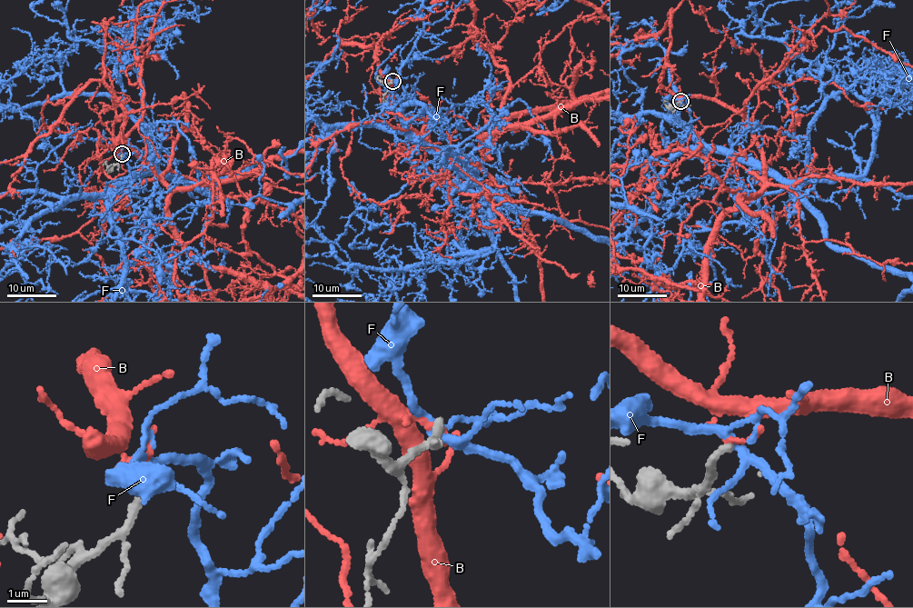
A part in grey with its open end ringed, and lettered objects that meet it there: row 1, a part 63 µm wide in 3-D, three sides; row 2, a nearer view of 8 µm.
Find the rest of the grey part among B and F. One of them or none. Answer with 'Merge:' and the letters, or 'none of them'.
Merge: none of them

